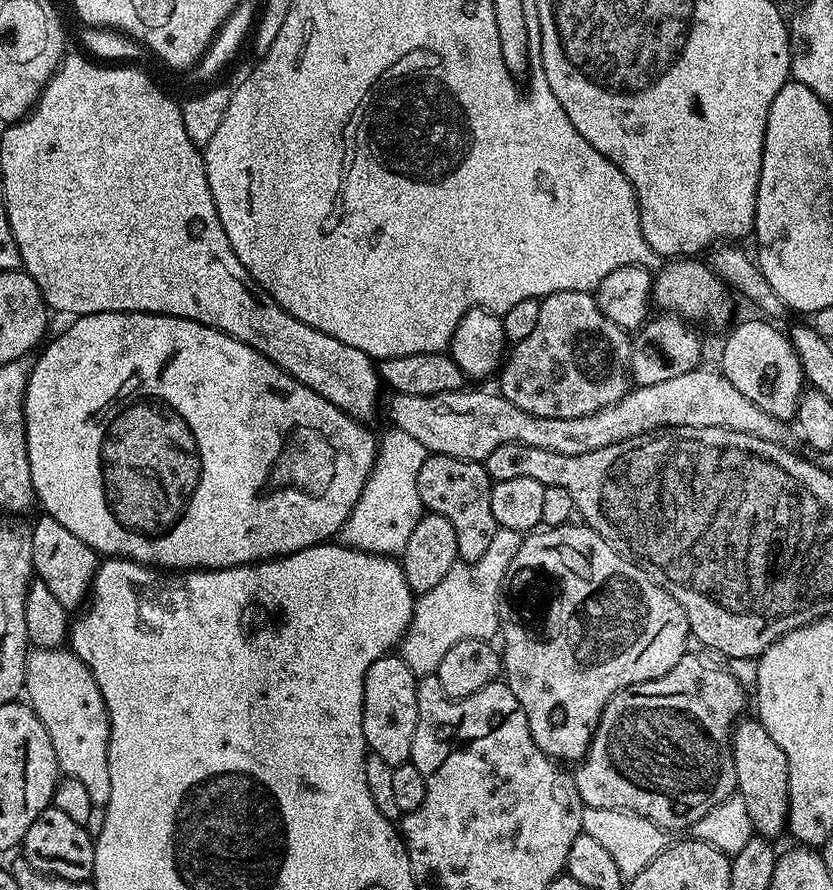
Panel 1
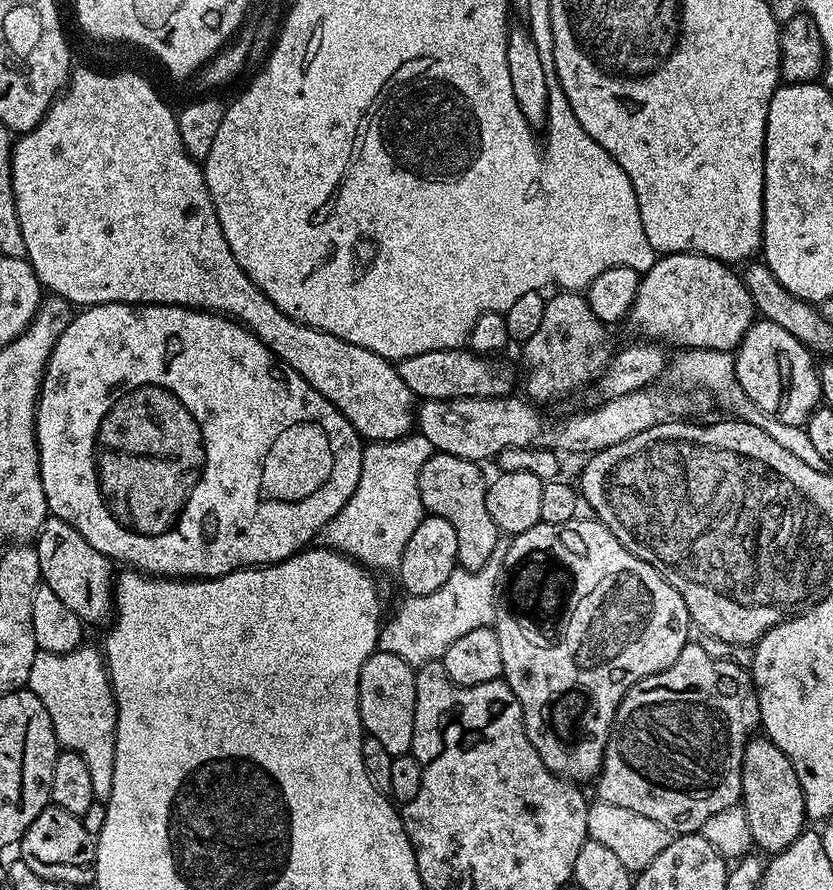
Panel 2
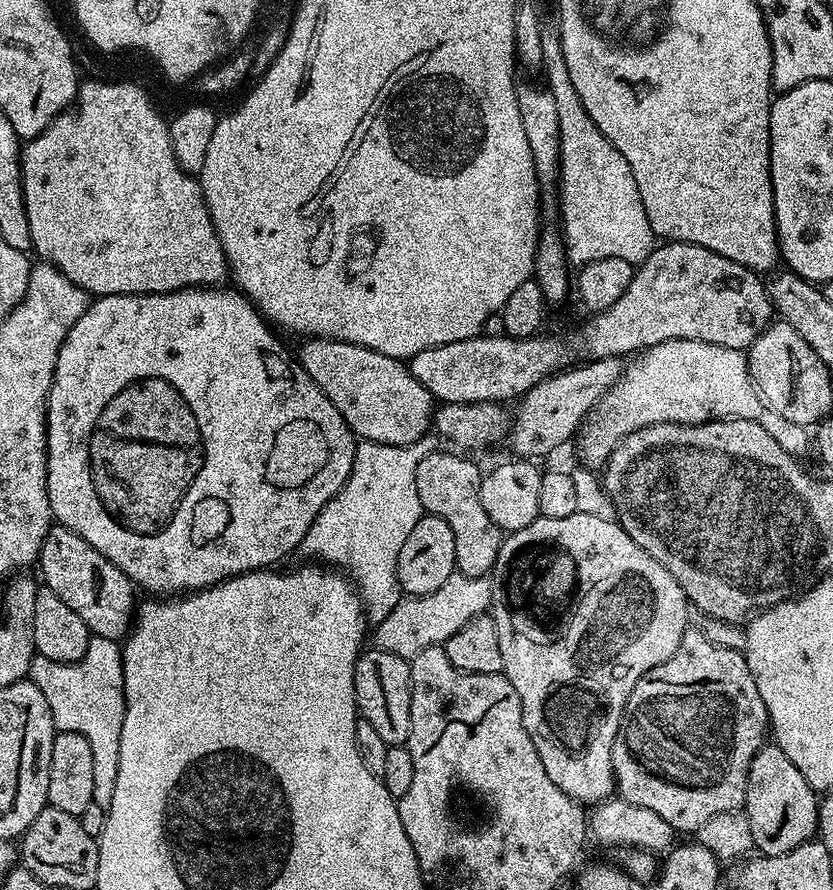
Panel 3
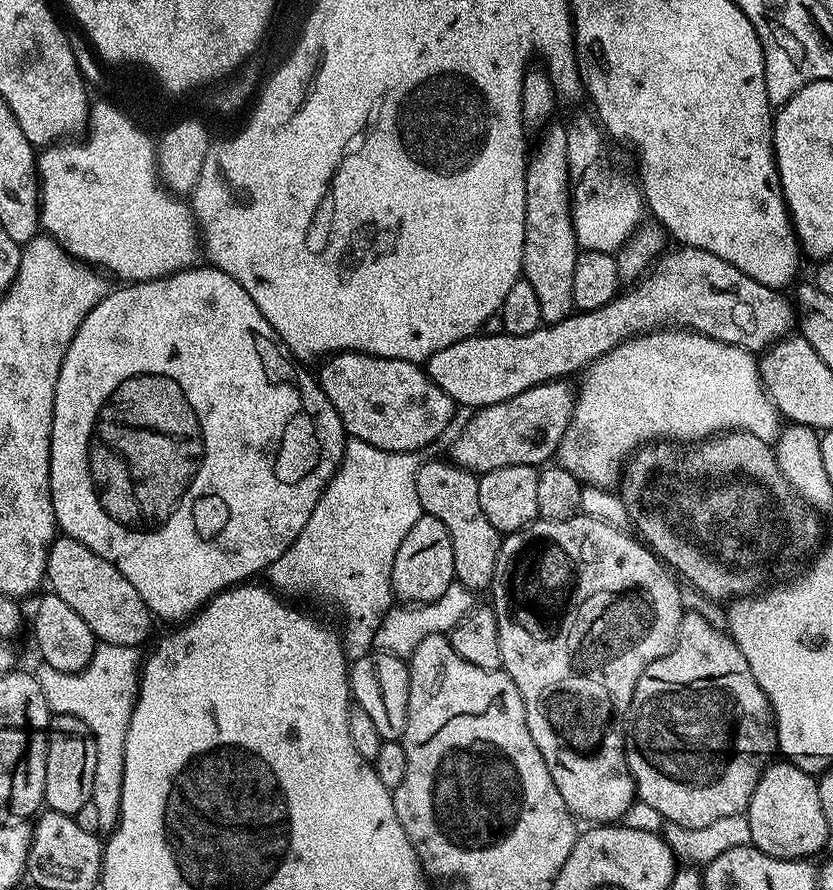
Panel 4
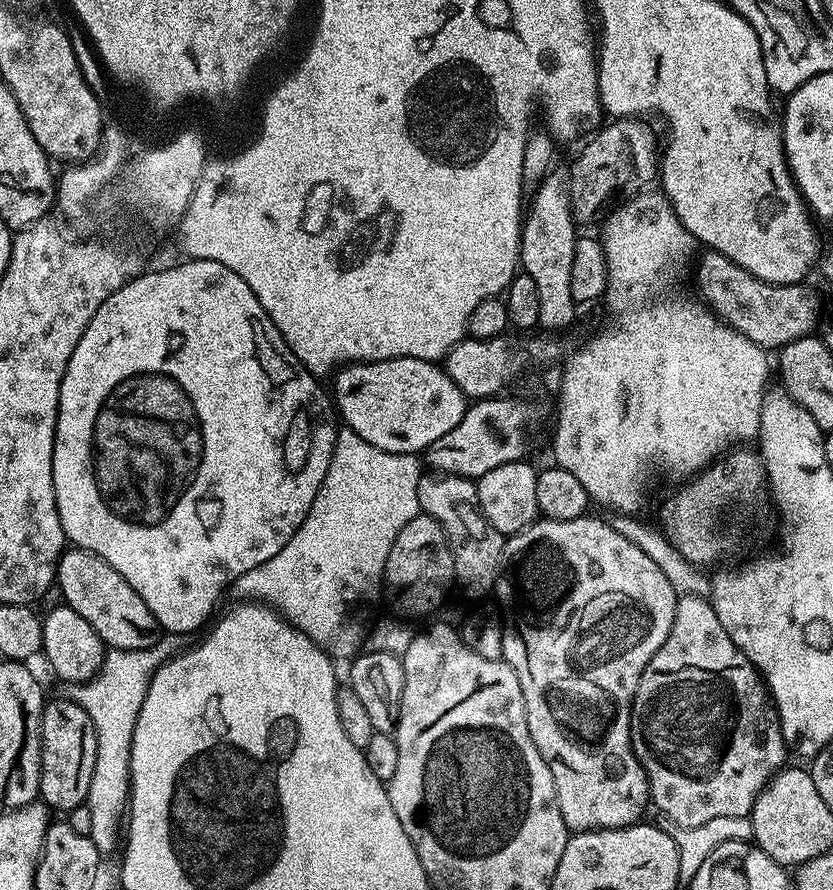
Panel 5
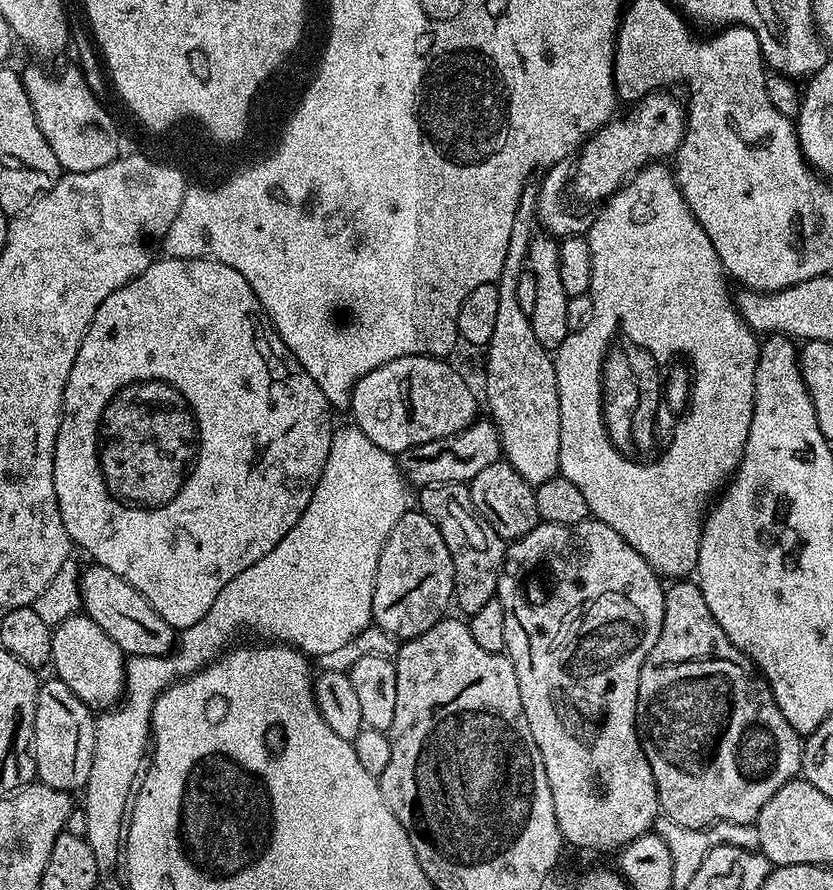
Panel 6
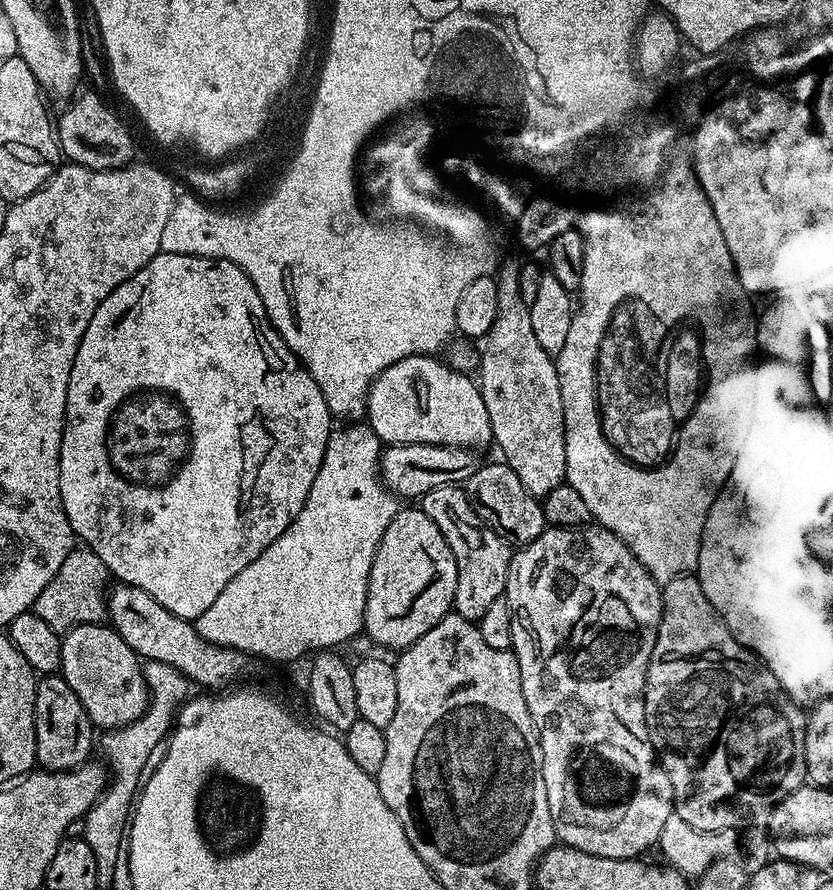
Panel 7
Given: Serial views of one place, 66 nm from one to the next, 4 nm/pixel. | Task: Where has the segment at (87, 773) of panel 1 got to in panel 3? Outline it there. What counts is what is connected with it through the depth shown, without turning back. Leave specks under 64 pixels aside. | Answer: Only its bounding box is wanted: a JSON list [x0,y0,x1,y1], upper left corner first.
[30,636,126,810]

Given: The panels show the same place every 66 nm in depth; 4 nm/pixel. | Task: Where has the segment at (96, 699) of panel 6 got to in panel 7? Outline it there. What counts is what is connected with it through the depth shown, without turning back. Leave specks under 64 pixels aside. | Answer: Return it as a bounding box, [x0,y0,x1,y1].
[60,623,148,729]

